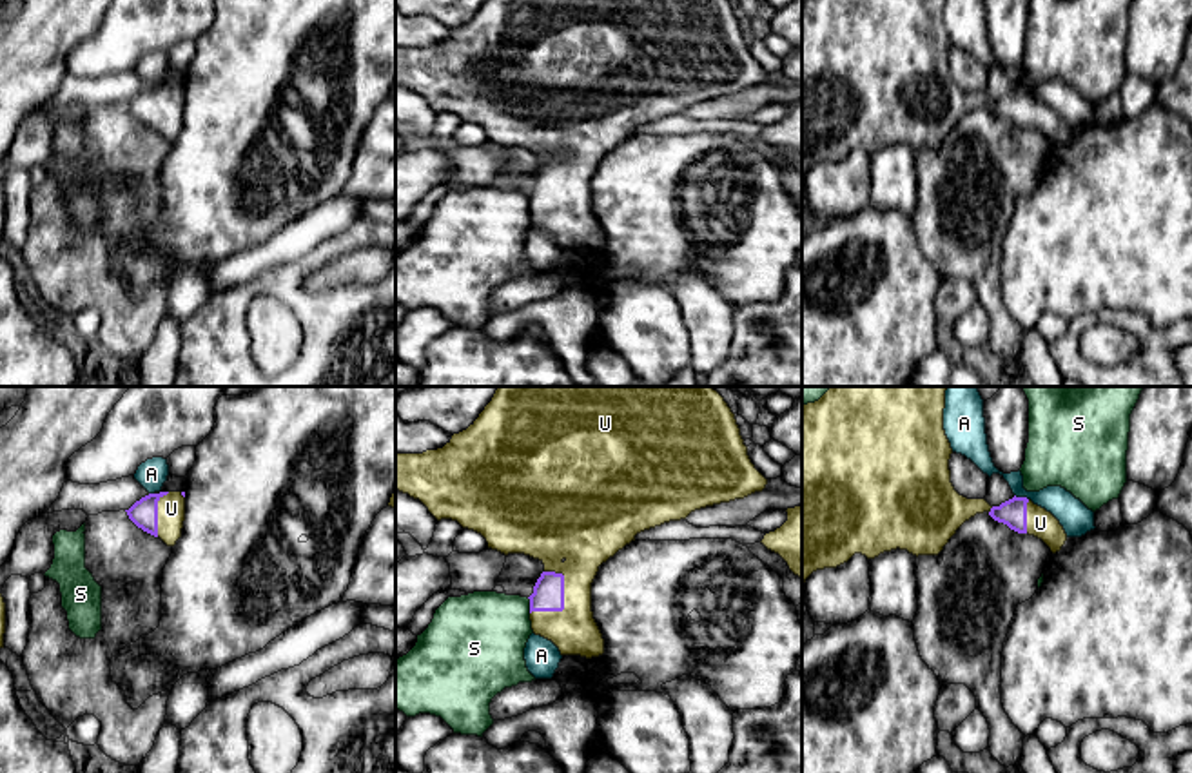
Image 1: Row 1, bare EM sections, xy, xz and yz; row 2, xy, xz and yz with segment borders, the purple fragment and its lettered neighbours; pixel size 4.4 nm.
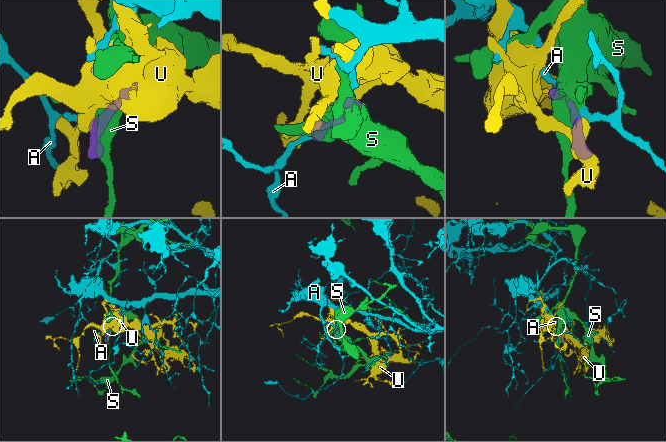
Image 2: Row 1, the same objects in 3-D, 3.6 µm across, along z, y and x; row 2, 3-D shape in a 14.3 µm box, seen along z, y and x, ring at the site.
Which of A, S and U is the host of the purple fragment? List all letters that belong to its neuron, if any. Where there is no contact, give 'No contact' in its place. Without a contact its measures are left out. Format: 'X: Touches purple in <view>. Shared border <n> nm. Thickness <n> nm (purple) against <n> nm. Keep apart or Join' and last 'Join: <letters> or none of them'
A: Touches purple in yz. Shared border 70 nm. Thickness 120 nm (purple) against 140 nm. Keep apart
S: Touches purple in xz. Shared border 70 nm. Thickness 140 nm (purple) against 380 nm. Keep apart
U: Touches purple in xz. Shared border 240 nm. Thickness 140 nm (purple) against 200 nm. Keep apart
Join: none of them

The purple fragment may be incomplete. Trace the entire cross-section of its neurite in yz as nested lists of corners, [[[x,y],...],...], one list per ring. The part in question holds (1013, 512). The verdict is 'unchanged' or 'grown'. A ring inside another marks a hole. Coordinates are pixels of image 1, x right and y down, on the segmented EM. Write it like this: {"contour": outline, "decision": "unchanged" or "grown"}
{"contour": [[[1012,497],[965,521],[938,555],[916,557],[918,612],[913,621],[922,660],[942,686],[965,684],[989,722],[989,751],[1005,768],[1018,766],[1025,735],[1001,704],[1001,651],[1016,608],[1032,599],[1052,559],[1050,548],[1027,533],[1027,497]]], "decision": "grown"}

